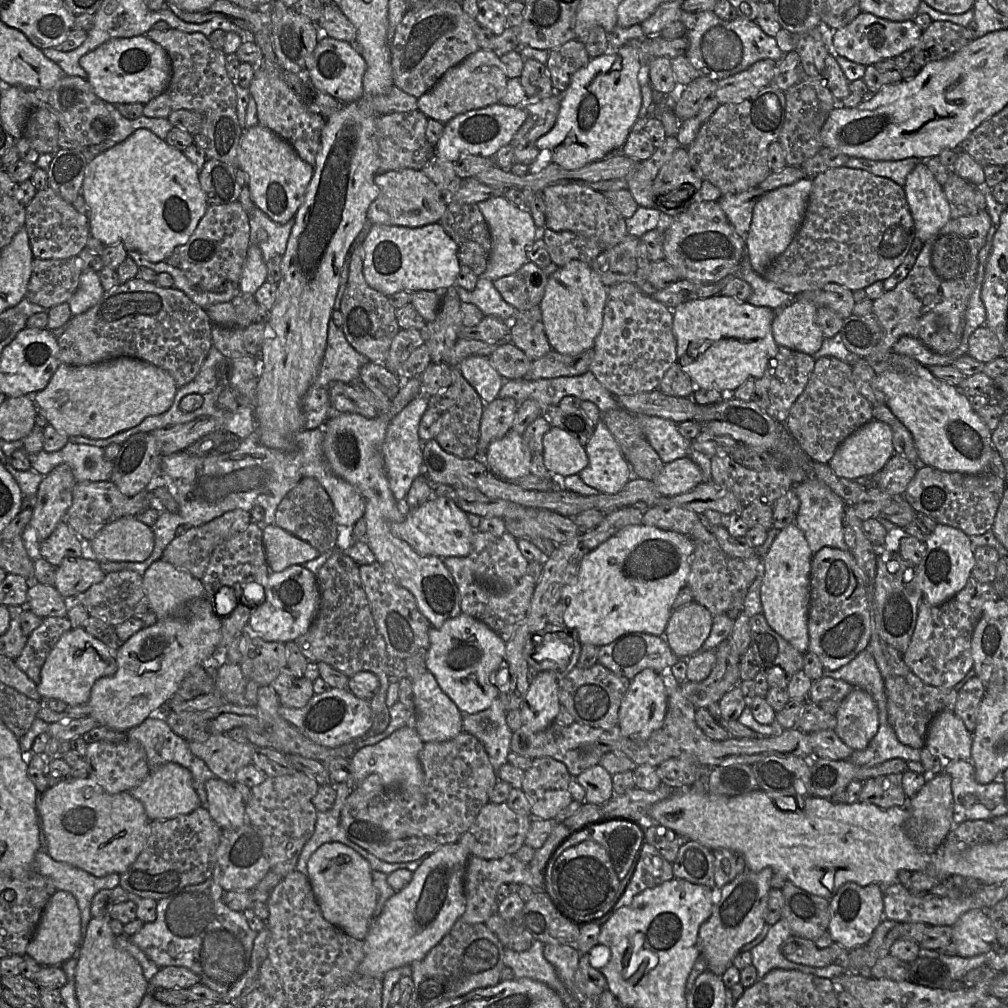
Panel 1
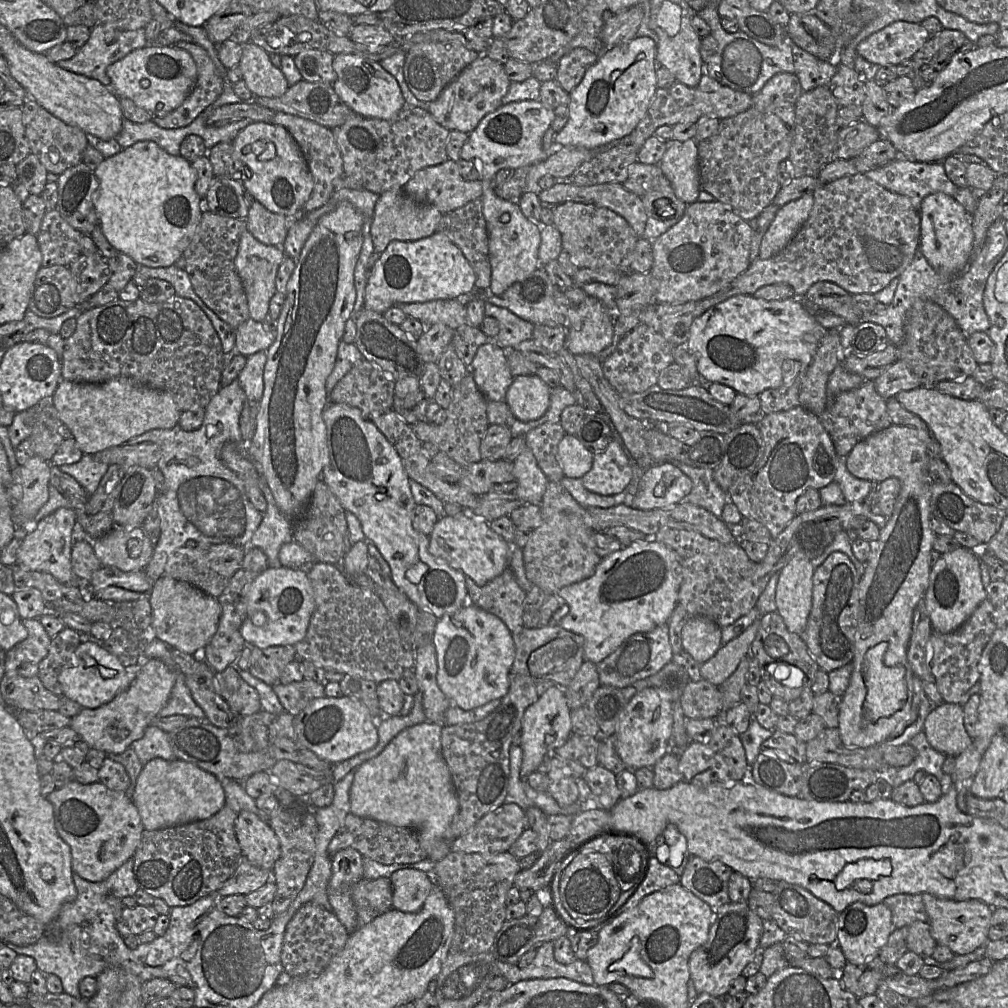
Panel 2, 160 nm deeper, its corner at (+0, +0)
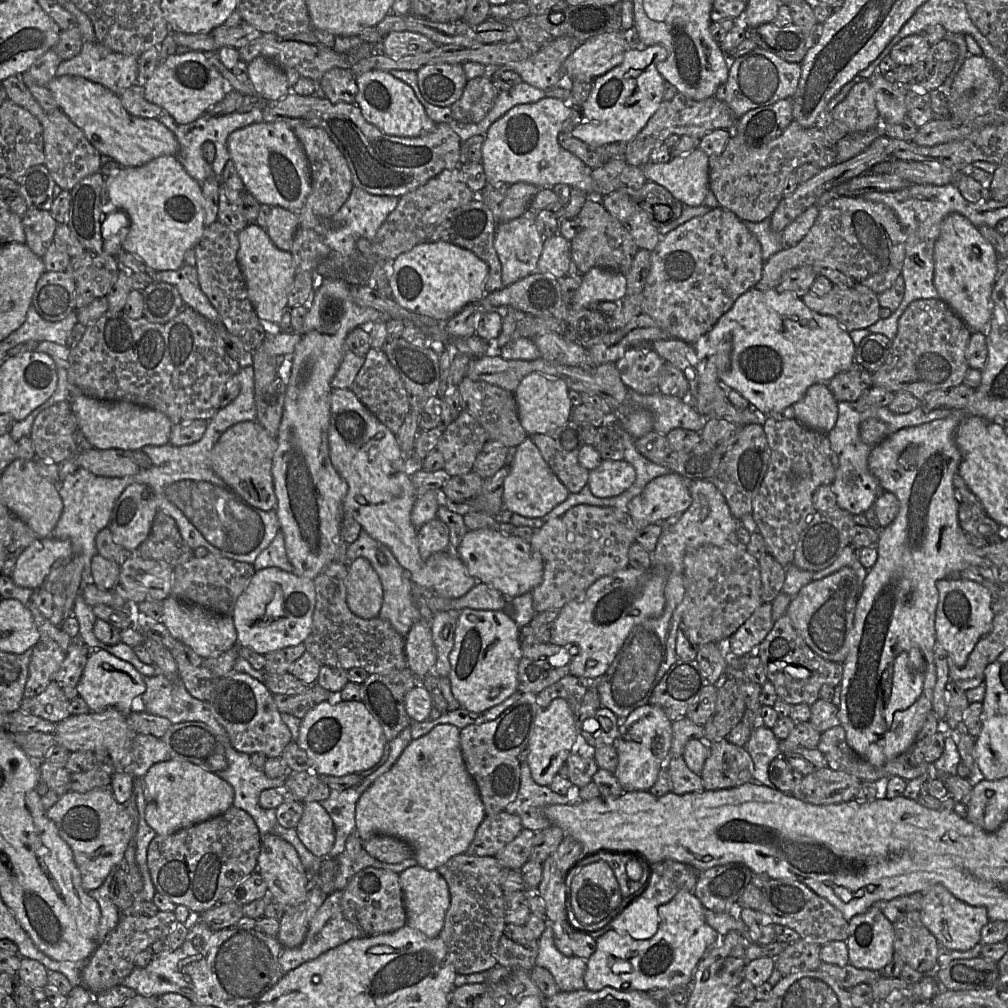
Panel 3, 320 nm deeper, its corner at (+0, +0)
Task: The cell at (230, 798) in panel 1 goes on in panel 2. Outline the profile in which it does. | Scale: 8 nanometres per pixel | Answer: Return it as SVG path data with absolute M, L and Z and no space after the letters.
M241 811L235 820L235 833L243 856L251 864L273 869L281 849L280 841L268 823L252 812Z

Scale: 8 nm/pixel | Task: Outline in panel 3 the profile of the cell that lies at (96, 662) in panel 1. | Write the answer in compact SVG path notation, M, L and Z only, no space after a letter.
M92 649L88 655L77 691L91 711L102 712L114 707L124 714L136 711L136 704L146 691L144 676L129 662L102 649Z

